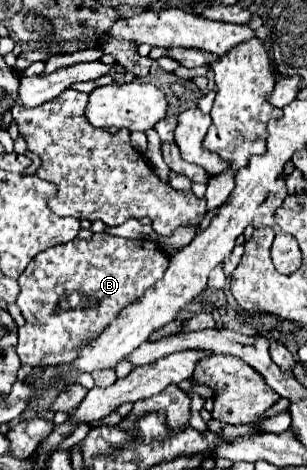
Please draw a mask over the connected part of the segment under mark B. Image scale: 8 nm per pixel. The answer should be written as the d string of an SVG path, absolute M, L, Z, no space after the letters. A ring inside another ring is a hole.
M107 232L93 234L89 240L73 238L71 242L39 252L19 276L21 292L17 306L25 318L17 344L21 364L59 366L73 362L125 306L135 302L165 274L167 264L169 256L157 242L147 238L119 238ZM65 304L89 306L63 308Z

